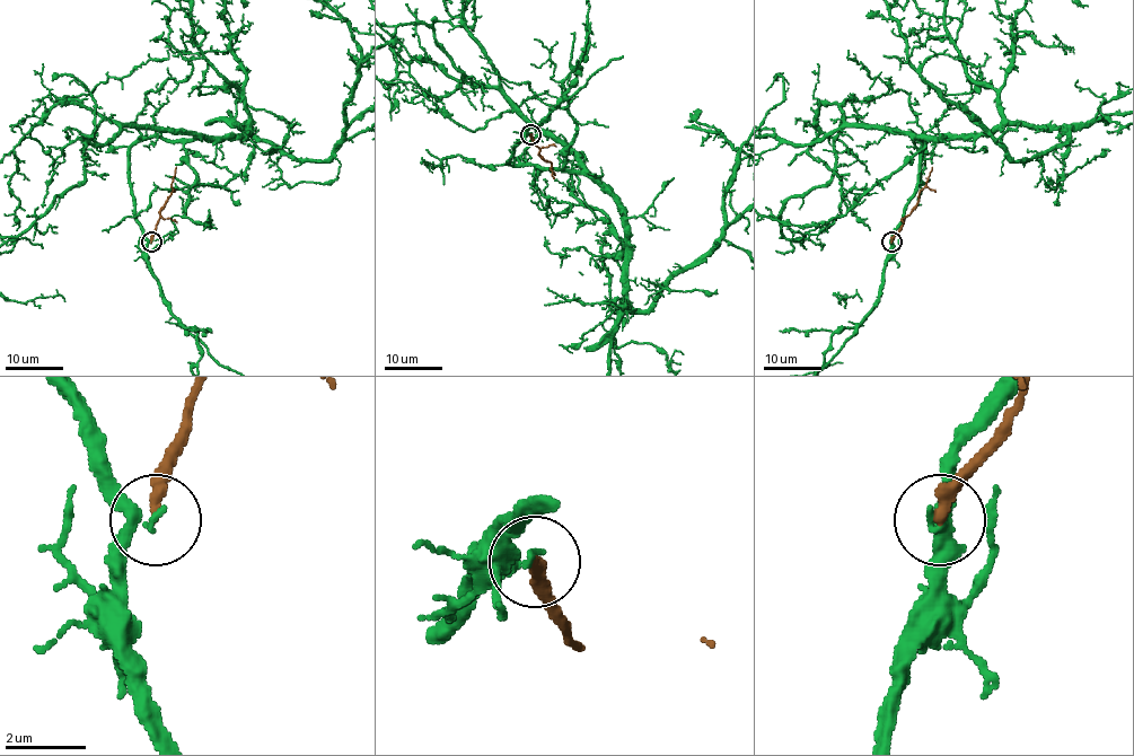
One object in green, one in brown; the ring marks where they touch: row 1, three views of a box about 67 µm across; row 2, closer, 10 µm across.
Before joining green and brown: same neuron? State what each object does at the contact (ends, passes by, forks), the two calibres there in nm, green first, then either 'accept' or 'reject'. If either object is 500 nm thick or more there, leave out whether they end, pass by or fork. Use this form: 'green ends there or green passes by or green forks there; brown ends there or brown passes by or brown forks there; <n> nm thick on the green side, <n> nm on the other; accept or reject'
green passes by; brown ends there; 280 nm thick on the green side, 320 nm on the other; reject

